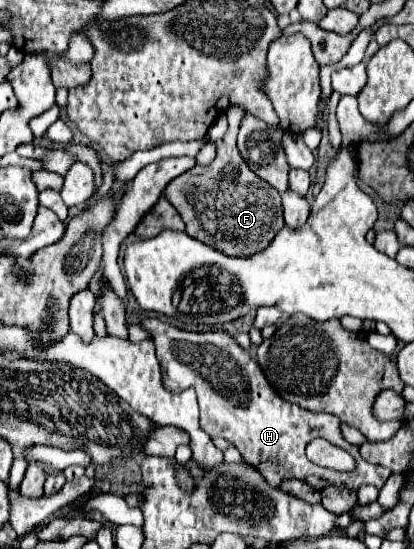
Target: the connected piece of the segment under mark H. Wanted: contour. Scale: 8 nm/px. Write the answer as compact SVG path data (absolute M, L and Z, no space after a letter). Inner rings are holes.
M143 320L141 326L153 336L157 346L165 388L175 394L193 388L199 402L201 428L209 436L221 436L231 442L245 462L257 468L271 486L279 486L283 480L303 480L315 490L327 486L357 490L363 484L383 488L385 480L393 474L389 468L365 462L359 454L359 446L343 440L337 416L307 412L279 398L257 360L227 332L185 332L161 320ZM317 436L347 450L357 460L357 468L353 472L335 472L311 464L305 456L305 448Z

